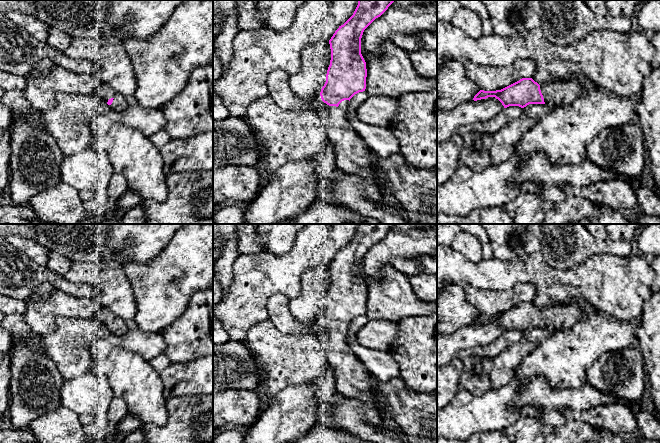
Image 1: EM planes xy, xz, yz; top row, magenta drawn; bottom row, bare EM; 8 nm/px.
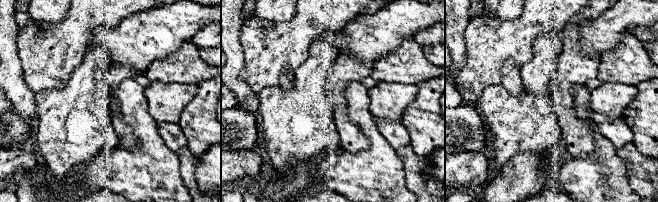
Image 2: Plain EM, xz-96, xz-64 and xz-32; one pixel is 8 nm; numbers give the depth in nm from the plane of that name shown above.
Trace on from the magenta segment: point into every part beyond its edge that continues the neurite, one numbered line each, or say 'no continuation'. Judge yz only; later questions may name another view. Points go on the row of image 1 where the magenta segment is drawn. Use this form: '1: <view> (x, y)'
1: yz (560, 93)

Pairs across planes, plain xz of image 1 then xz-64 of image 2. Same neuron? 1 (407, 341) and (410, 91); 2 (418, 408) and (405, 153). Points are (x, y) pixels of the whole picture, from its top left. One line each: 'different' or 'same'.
1: different
2: same

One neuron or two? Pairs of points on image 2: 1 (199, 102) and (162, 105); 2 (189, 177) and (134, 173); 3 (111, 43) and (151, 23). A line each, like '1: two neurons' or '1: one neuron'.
1: two neurons
2: two neurons
3: one neuron

